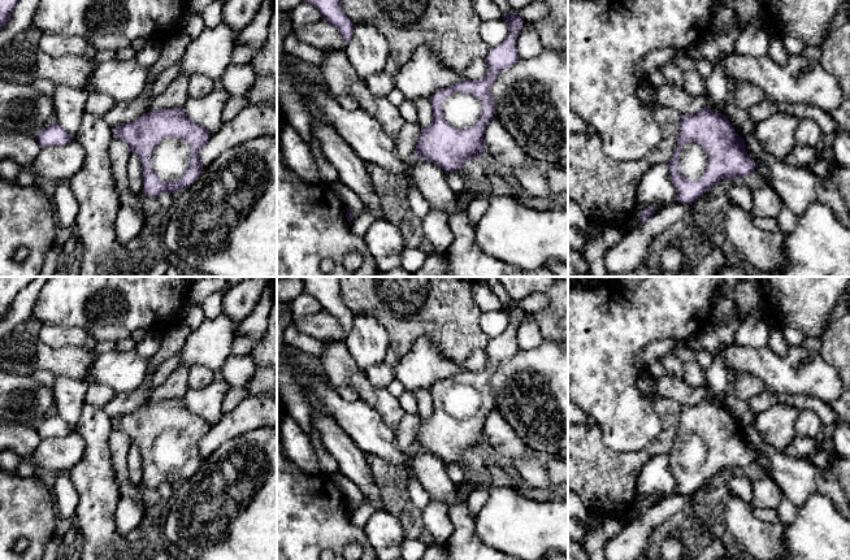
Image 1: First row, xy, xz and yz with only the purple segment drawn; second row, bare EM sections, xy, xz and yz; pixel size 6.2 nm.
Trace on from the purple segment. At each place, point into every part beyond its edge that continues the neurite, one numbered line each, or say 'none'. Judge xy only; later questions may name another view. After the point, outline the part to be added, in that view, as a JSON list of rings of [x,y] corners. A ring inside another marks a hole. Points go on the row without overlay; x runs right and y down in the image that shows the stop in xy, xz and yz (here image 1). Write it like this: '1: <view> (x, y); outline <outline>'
1: xy (170, 450); outline [[[179,429],[161,431],[152,443],[151,456],[159,470],[175,473],[190,456],[188,435]]]

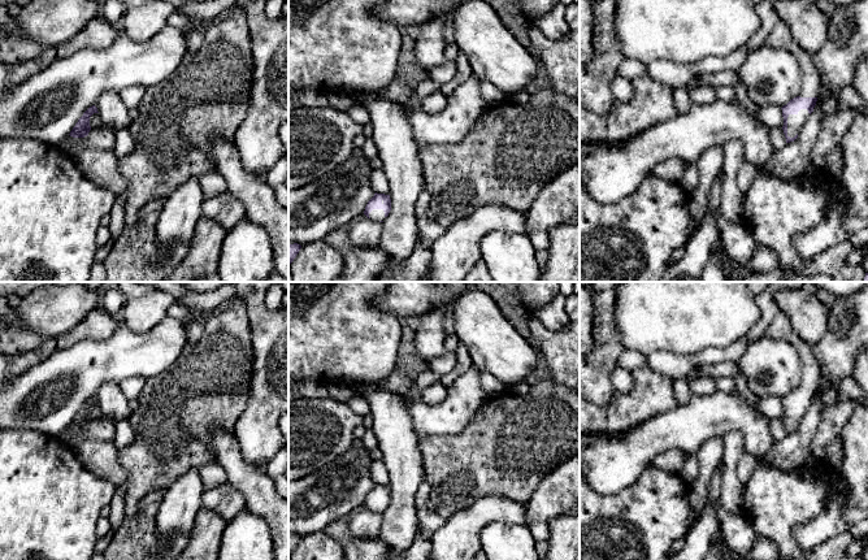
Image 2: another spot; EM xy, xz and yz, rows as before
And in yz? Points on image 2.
1: yz (794, 412); outline [[[800,400],[797,405],[789,405],[787,408],[787,427],[794,429],[799,425],[802,417],[808,409],[810,404],[807,400]]]

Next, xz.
1: xz (376, 506); outline [[[373,500],[373,502],[369,504],[369,508],[370,508],[370,511],[373,511],[373,512],[383,512],[383,511],[386,509],[383,500]]]

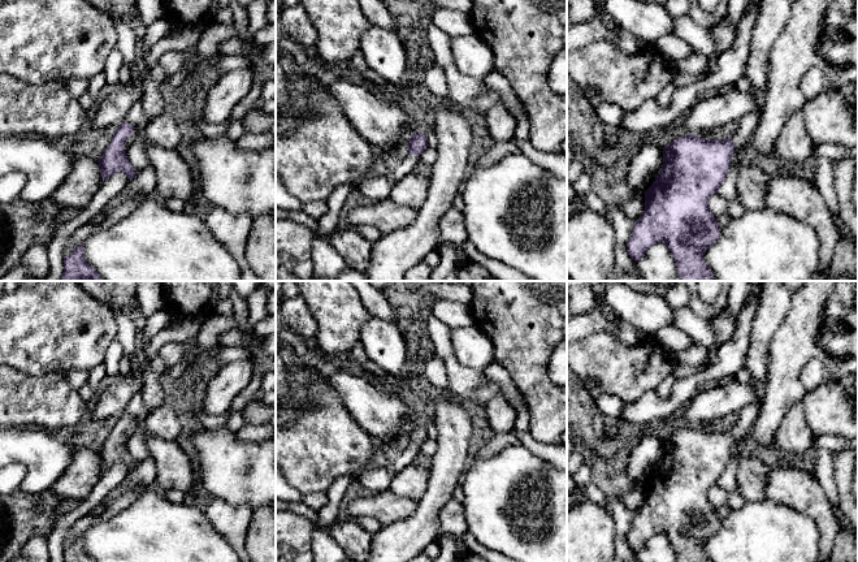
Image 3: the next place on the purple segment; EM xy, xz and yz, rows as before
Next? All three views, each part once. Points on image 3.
1: xz (410, 453); outline [[[407,445],[404,450],[399,454],[396,461],[394,462],[391,467],[391,472],[394,475],[403,471],[407,466],[415,462],[416,457],[419,455],[419,448],[413,448],[411,445]]]

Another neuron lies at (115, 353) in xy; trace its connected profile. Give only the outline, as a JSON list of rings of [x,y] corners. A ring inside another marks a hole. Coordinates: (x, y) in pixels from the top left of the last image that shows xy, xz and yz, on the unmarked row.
[[[116,340],[109,345],[103,362],[108,379],[114,379],[118,376],[118,363],[122,356],[124,356],[124,347]]]

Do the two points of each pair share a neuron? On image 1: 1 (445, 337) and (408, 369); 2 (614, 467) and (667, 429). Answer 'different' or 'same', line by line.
1: different
2: same

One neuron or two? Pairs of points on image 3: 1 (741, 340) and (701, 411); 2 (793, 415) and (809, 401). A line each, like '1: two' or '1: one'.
1: two
2: two

